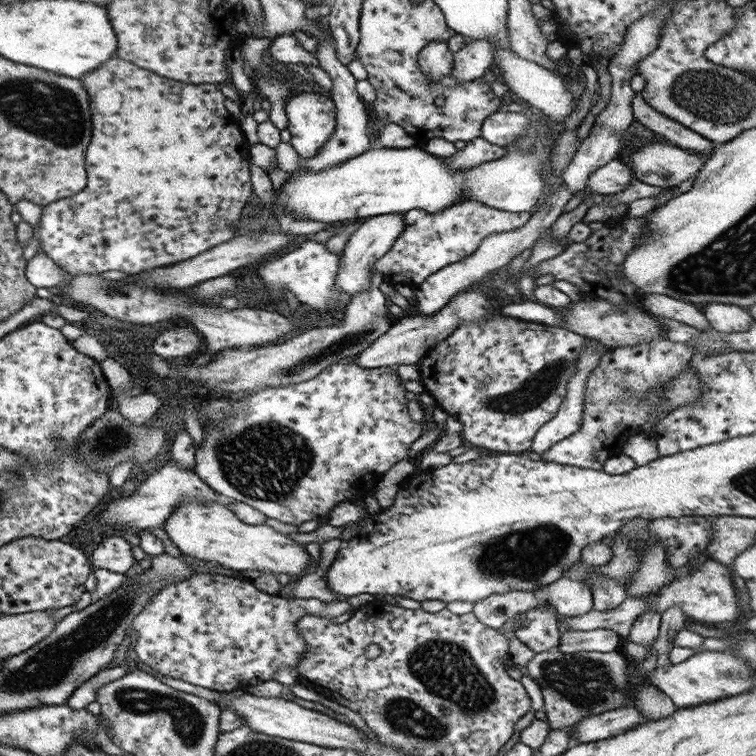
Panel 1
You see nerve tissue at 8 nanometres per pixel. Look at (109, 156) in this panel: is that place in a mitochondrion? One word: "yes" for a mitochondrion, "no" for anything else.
no

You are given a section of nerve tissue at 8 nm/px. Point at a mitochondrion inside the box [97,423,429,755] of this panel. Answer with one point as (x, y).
(188, 721)

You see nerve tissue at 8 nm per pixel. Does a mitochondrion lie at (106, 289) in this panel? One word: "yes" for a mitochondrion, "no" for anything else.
yes

